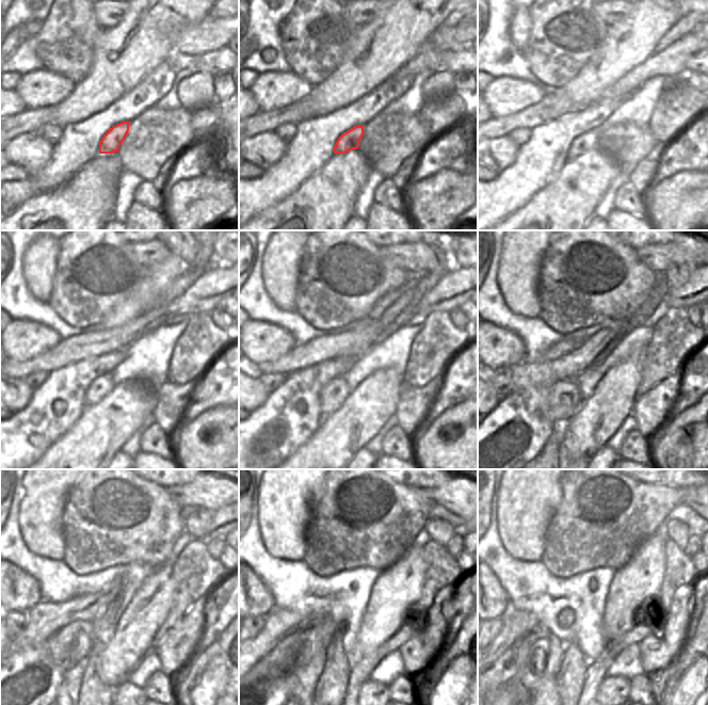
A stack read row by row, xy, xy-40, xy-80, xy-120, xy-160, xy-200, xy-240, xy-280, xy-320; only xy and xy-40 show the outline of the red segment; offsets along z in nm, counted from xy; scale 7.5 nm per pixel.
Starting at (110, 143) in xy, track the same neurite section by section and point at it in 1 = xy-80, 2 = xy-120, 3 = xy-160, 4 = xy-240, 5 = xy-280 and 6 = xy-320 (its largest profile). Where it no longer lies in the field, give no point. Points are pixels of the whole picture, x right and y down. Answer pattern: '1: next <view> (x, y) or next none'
1: next xy-80 (585, 142)
2: next xy-120 (100, 386)
3: next xy-160 (333, 395)
4: next xy-240 (68, 645)
5: next xy-280 (302, 646)
6: next xy-320 (541, 645)

